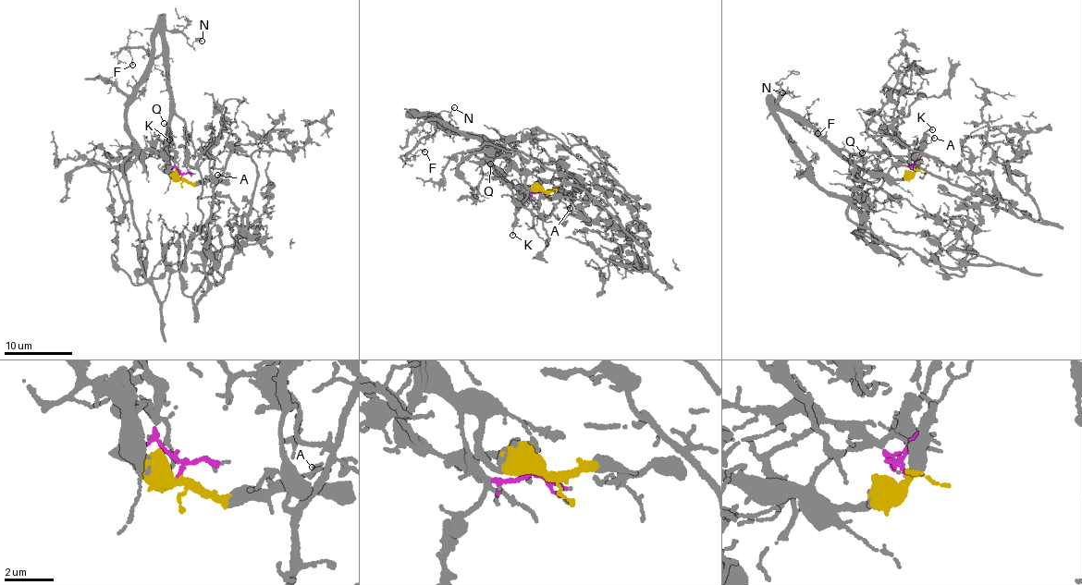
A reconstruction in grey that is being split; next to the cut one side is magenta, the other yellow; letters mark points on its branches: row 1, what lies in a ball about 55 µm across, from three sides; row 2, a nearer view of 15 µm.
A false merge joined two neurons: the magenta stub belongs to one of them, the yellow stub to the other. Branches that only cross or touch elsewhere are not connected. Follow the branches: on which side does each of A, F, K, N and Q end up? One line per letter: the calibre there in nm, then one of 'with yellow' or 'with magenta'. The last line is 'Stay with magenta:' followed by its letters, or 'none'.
A: 140 nm | with yellow
F: 140 nm | with yellow
K: 170 nm | with magenta
N: 130 nm | with yellow
Q: 140 nm | with magenta
Stay with magenta: K, Q

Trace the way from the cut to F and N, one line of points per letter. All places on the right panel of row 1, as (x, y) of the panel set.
F: (914, 169), (900, 180), (879, 176), (856, 164), (799, 120), (814, 124), (818, 134)
N: (914, 169), (900, 180), (856, 164), (815, 127), (776, 107), (788, 91), (793, 94), (782, 93)

